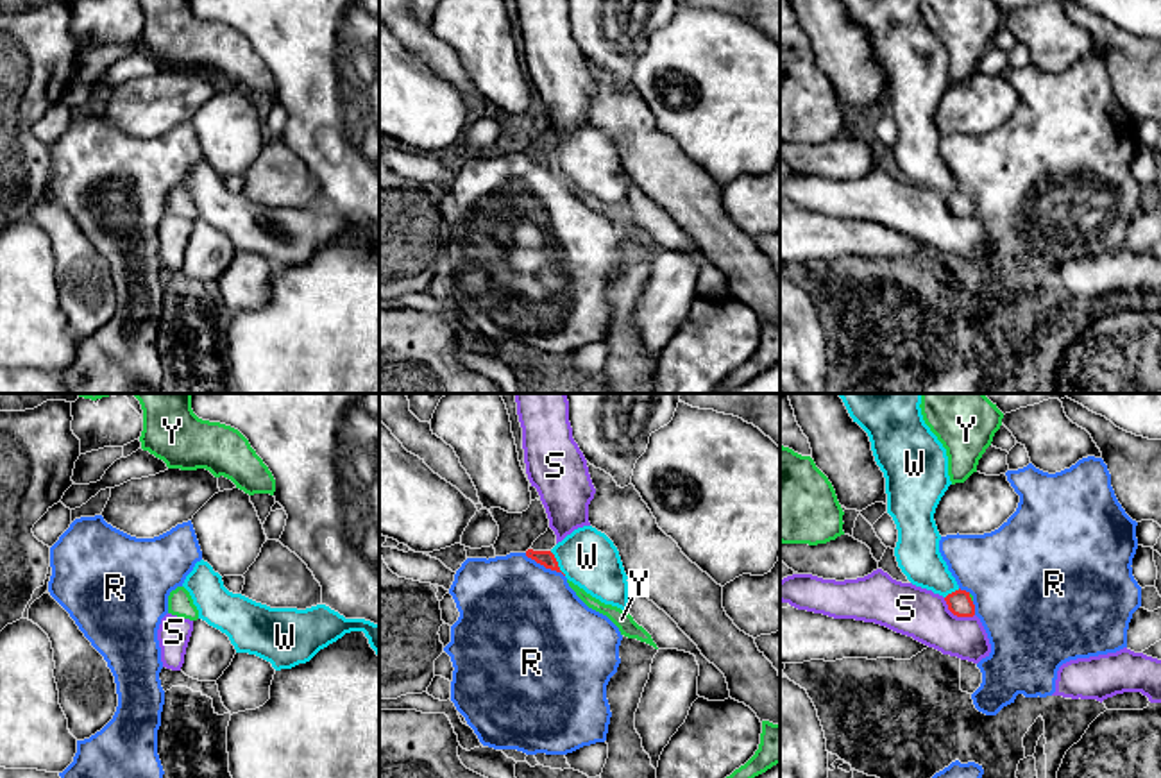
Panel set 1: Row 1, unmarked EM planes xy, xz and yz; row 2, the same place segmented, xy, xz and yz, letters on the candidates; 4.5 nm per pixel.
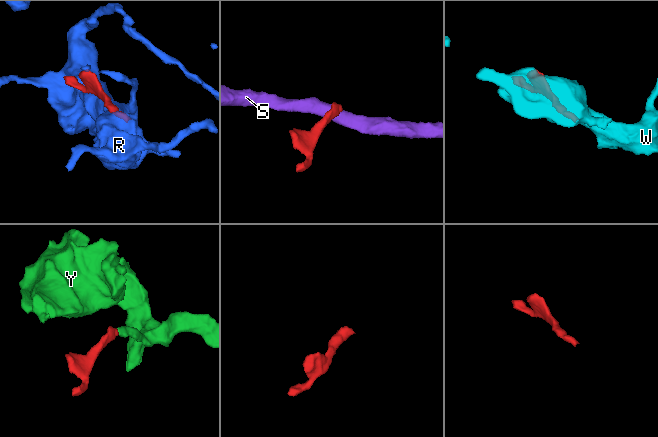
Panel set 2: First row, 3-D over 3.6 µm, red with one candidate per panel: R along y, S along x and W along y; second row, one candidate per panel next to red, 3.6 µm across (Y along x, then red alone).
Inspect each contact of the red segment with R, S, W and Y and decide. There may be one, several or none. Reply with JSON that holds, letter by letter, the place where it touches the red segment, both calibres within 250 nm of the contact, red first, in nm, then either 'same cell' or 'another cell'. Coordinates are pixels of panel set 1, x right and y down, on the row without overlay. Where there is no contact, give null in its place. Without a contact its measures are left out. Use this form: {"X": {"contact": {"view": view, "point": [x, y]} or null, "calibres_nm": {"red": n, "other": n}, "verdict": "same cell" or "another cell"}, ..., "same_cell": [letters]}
{"R": {"contact": {"view": "xz", "point": [544, 165]}, "calibres_nm": {"red": 70, "other": 500}, "verdict": "another cell"}, "S": {"contact": {"view": "yz", "point": [956, 213]}, "calibres_nm": {"red": 110, "other": 220}, "verdict": "another cell"}, "W": {"contact": {"view": "xz", "point": [557, 163]}, "calibres_nm": {"red": 70, "other": 260}, "verdict": "another cell"}, "Y": {"contact": {"view": "yz", "point": [970, 197]}, "calibres_nm": {"red": 110, "other": 20}, "verdict": "same cell"}, "same_cell": ["Y"]}

